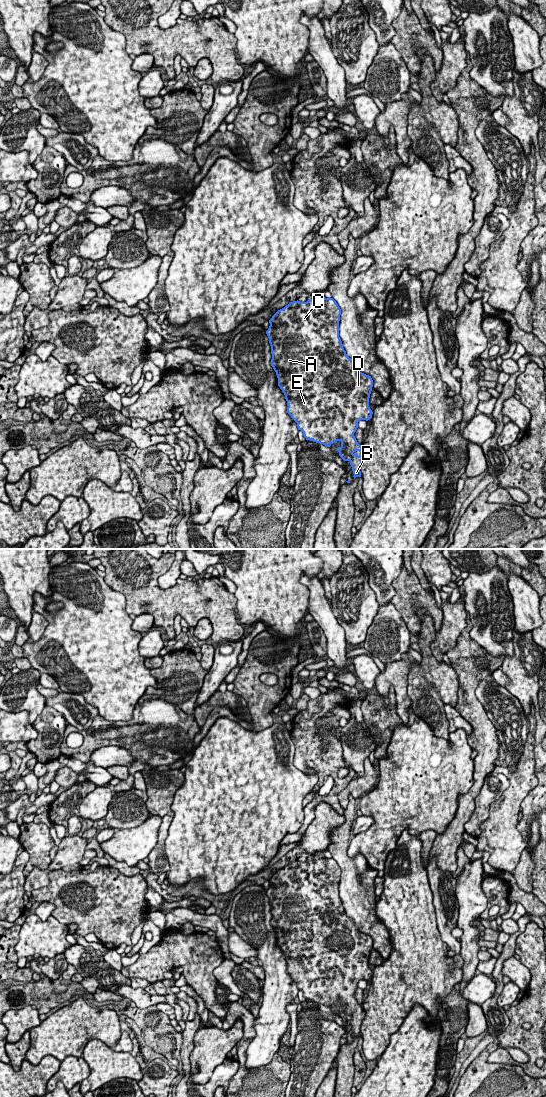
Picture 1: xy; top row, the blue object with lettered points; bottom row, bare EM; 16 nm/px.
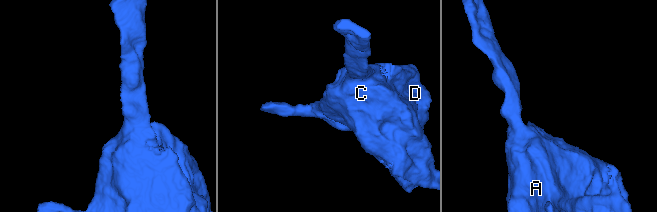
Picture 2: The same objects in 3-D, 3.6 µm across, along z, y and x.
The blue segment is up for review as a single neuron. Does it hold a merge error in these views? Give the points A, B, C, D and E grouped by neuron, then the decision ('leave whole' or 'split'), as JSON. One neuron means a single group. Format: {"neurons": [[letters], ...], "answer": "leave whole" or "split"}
{"neurons": [["A", "B", "C", "D", "E"]], "answer": "leave whole"}

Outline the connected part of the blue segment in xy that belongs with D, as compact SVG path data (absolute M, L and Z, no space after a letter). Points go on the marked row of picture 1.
M333 298L310 299L307 302L293 301L278 310L269 320L270 326L266 331L271 346L271 366L276 372L278 386L287 401L287 413L297 423L298 430L303 432L306 440L330 447L340 441L341 446L336 450L344 461L349 461L356 477L361 477L361 464L364 459L355 451L361 451L354 433L360 420L370 420L372 410L369 398L373 387L371 376L360 372L351 358L346 354L339 337L339 321L341 309Z

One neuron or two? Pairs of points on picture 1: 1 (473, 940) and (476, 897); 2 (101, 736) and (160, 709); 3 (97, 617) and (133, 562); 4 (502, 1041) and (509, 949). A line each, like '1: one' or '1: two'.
1: one
2: one
3: two
4: two

